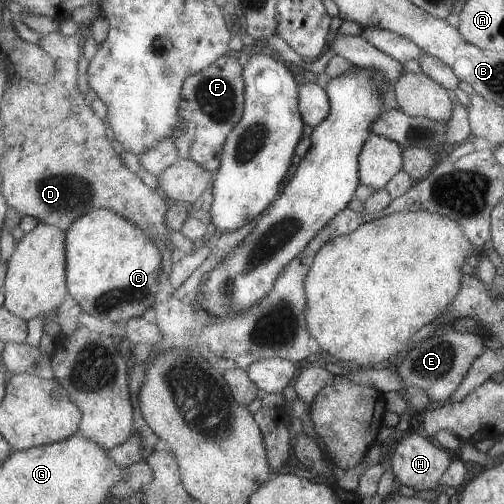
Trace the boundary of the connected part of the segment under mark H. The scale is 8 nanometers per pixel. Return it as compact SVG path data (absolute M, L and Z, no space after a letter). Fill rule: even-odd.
M410 432L407 438L403 438L394 451L391 466L403 485L411 486L415 491L433 490L439 488L443 474L451 466L451 454L445 447L437 446L435 440L431 442L428 437Z

